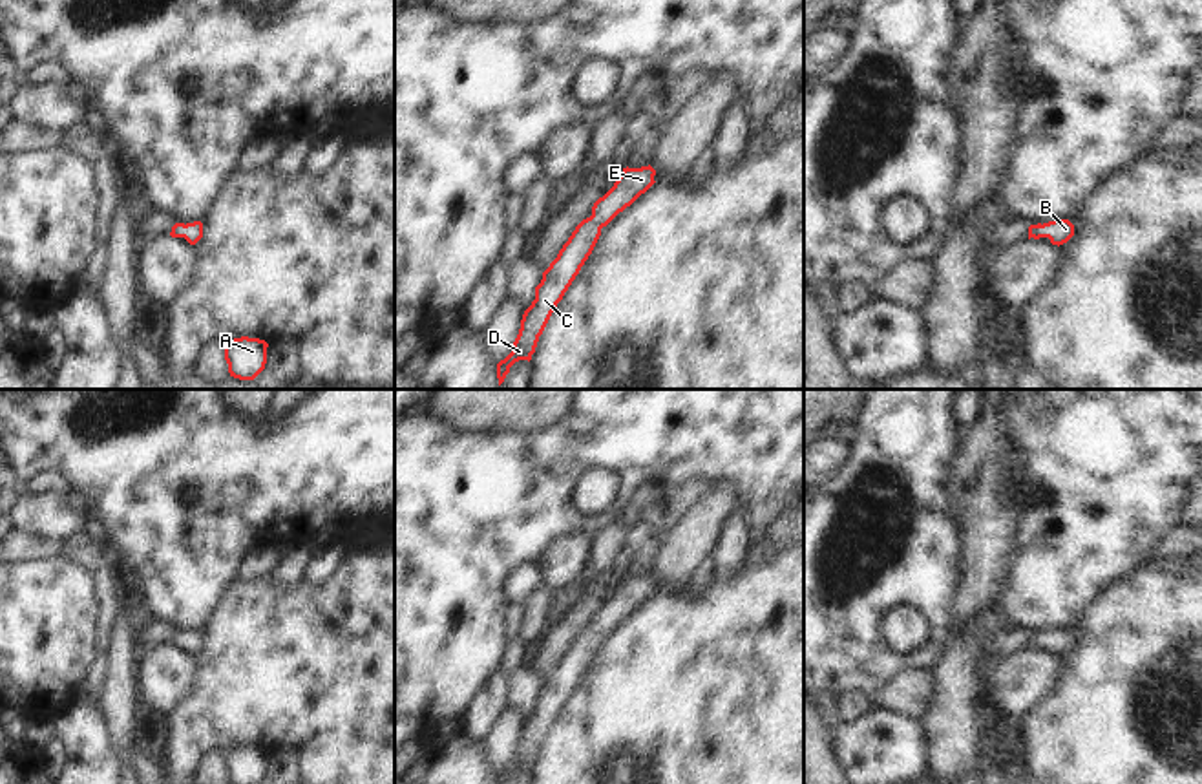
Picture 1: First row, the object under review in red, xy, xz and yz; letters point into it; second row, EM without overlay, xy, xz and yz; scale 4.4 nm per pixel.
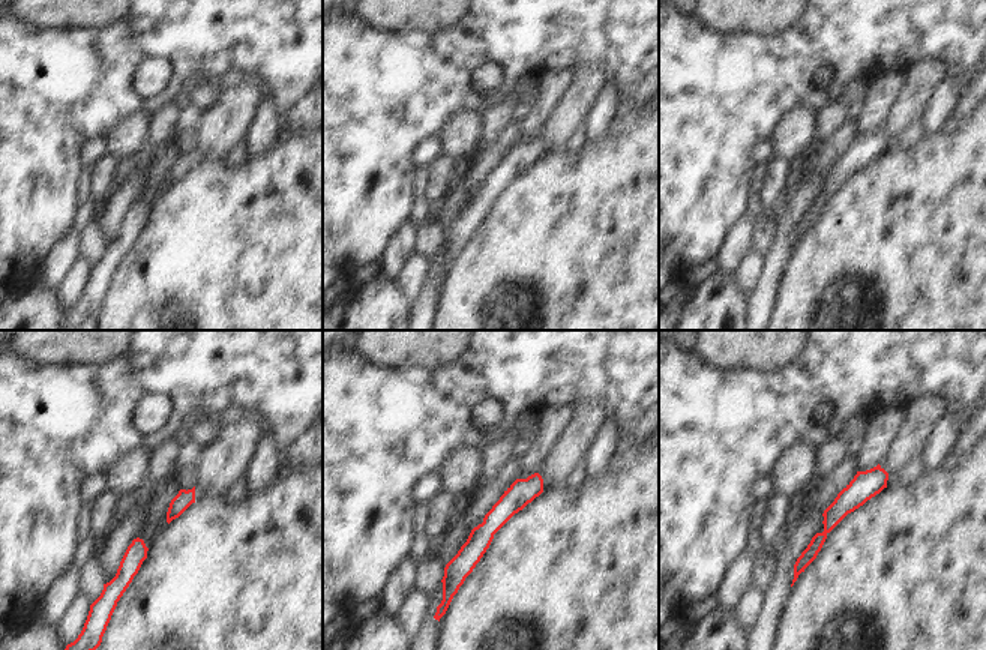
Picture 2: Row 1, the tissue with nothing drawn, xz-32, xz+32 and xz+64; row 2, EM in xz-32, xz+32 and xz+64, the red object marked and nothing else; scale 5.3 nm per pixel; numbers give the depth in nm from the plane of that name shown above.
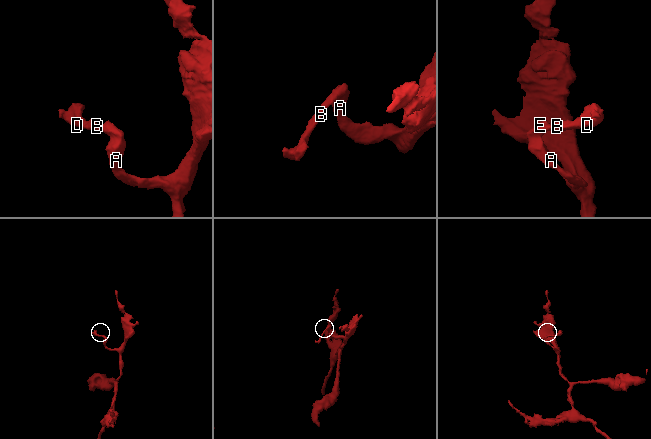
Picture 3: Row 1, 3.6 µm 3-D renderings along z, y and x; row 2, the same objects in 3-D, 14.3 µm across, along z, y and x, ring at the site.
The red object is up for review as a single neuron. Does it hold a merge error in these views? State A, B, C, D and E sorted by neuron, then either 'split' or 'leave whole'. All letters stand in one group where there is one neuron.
A B C D E | leave whole

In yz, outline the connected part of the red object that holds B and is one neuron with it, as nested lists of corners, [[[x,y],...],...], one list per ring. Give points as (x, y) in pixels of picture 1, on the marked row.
[[[1054,219],[1028,227],[1028,239],[1049,238],[1052,245],[1063,245],[1074,236],[1074,225],[1069,219]]]

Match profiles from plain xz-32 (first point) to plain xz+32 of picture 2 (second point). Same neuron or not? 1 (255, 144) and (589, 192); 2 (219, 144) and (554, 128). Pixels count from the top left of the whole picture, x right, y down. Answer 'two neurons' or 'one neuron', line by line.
1: two neurons
2: one neuron

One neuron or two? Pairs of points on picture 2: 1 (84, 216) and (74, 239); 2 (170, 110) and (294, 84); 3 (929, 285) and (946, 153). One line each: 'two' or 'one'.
1: two
2: two
3: one

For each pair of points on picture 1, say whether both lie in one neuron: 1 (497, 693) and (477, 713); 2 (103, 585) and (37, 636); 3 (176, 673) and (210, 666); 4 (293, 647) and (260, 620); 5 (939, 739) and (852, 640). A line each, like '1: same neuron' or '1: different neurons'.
1: same neuron
2: different neurons
3: different neurons
4: same neuron
5: different neurons

